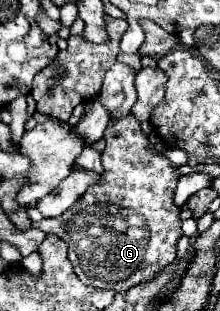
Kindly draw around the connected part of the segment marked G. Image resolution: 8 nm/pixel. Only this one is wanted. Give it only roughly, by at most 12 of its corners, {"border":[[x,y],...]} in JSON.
{"border":[[133,114],[103,138],[97,190],[63,216],[81,282],[127,292],[175,260],[179,172]]}

